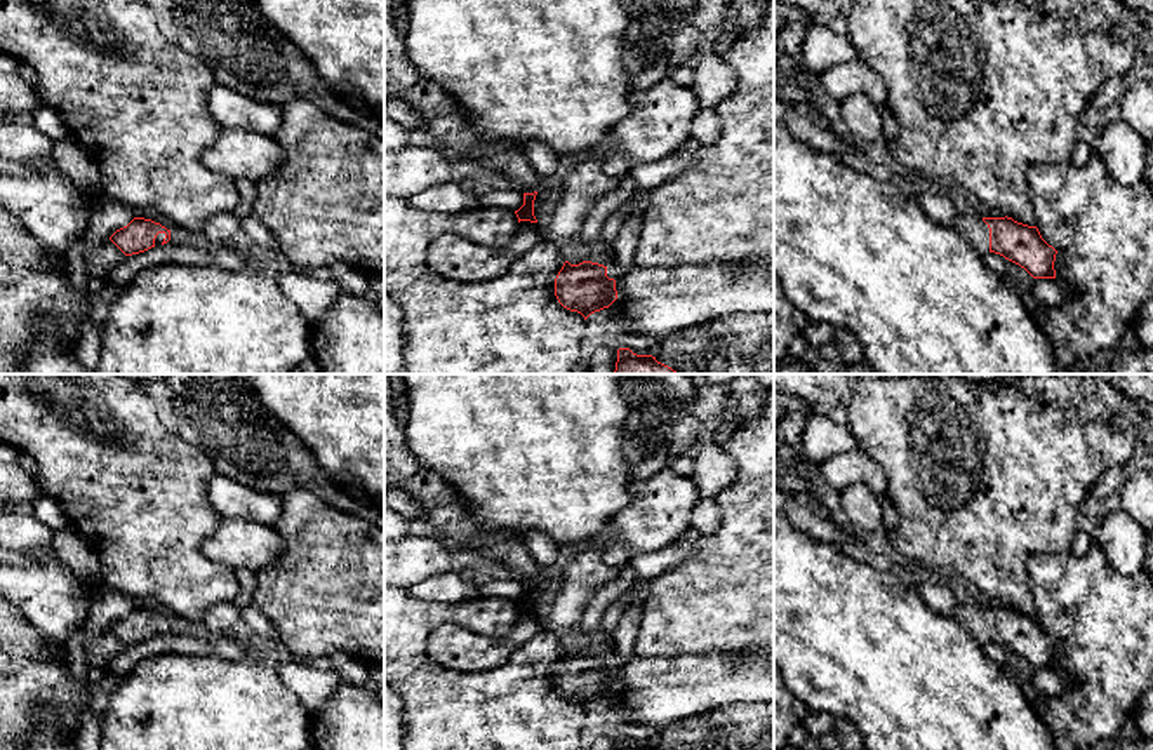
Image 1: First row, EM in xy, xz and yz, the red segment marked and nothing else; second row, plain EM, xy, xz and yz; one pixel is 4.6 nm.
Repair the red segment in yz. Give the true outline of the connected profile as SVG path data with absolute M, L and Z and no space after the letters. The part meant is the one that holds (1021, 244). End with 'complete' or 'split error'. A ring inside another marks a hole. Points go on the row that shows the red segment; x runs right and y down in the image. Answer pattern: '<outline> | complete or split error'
M960 214L953 226L981 256L995 252L1024 268L1033 278L1056 278L1057 251L1049 245L1036 226L1012 218L977 218Z | split error

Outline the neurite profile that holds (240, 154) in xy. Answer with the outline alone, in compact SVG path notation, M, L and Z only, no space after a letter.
M223 127L217 139L202 151L202 162L207 169L231 179L256 183L273 174L283 157L283 150L273 136L235 127Z

